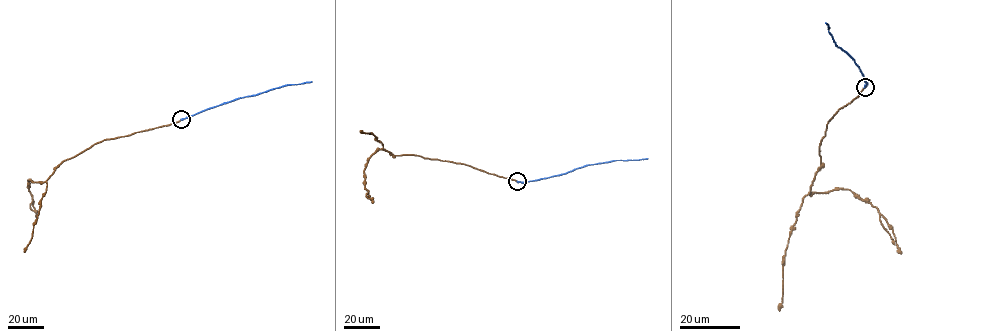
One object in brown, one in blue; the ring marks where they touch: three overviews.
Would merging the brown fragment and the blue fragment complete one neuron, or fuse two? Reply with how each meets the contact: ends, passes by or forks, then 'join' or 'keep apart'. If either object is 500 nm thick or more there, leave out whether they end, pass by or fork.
join

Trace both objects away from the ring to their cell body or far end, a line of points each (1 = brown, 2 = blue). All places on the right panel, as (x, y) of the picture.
1: (865, 87), (828, 121), (819, 144), (820, 167), (810, 192), (850, 189), (868, 201), (892, 229), (901, 254)
2: (865, 87), (860, 69), (854, 59), (835, 44), (825, 22)

